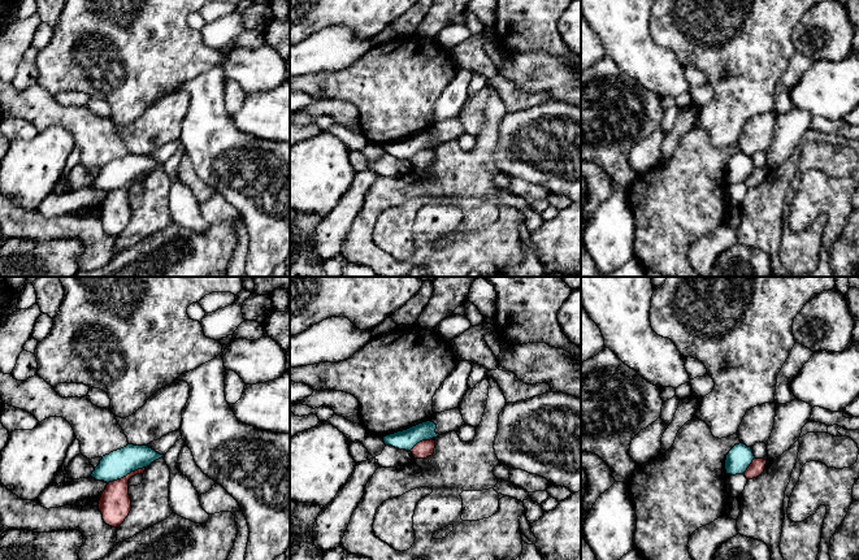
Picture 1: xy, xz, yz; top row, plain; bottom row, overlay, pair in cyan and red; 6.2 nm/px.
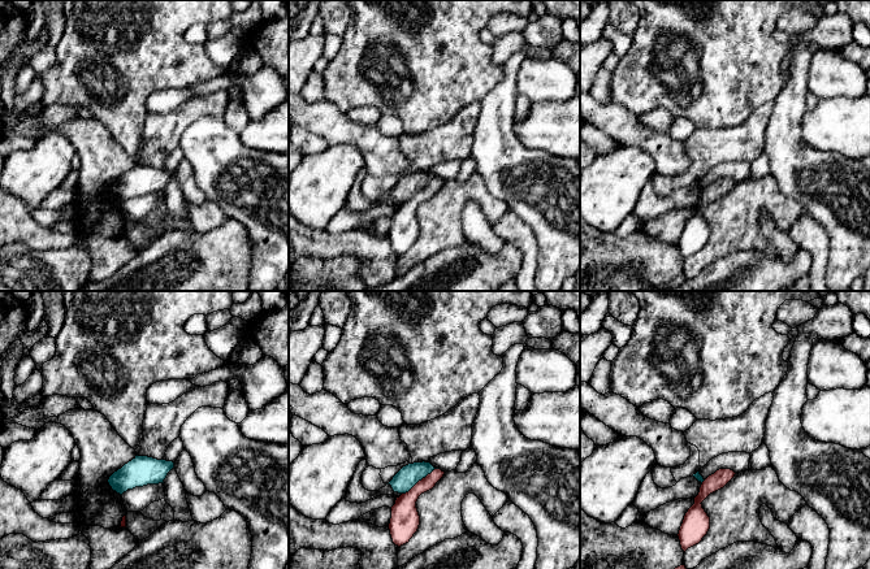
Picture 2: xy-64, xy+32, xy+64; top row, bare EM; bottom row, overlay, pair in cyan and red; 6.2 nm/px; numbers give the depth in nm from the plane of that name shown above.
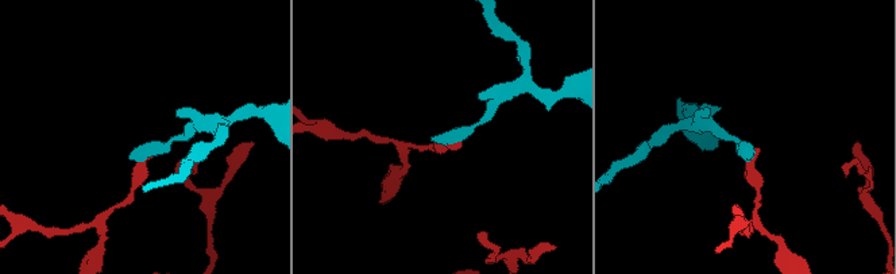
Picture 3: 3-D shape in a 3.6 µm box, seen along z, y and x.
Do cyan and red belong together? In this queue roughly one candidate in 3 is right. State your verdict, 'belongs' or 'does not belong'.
does not belong

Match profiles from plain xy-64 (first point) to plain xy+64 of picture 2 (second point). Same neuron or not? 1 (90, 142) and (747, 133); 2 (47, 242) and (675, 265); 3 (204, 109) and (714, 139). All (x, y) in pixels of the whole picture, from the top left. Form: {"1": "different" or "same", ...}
{"1": "different", "2": "same", "3": "same"}

